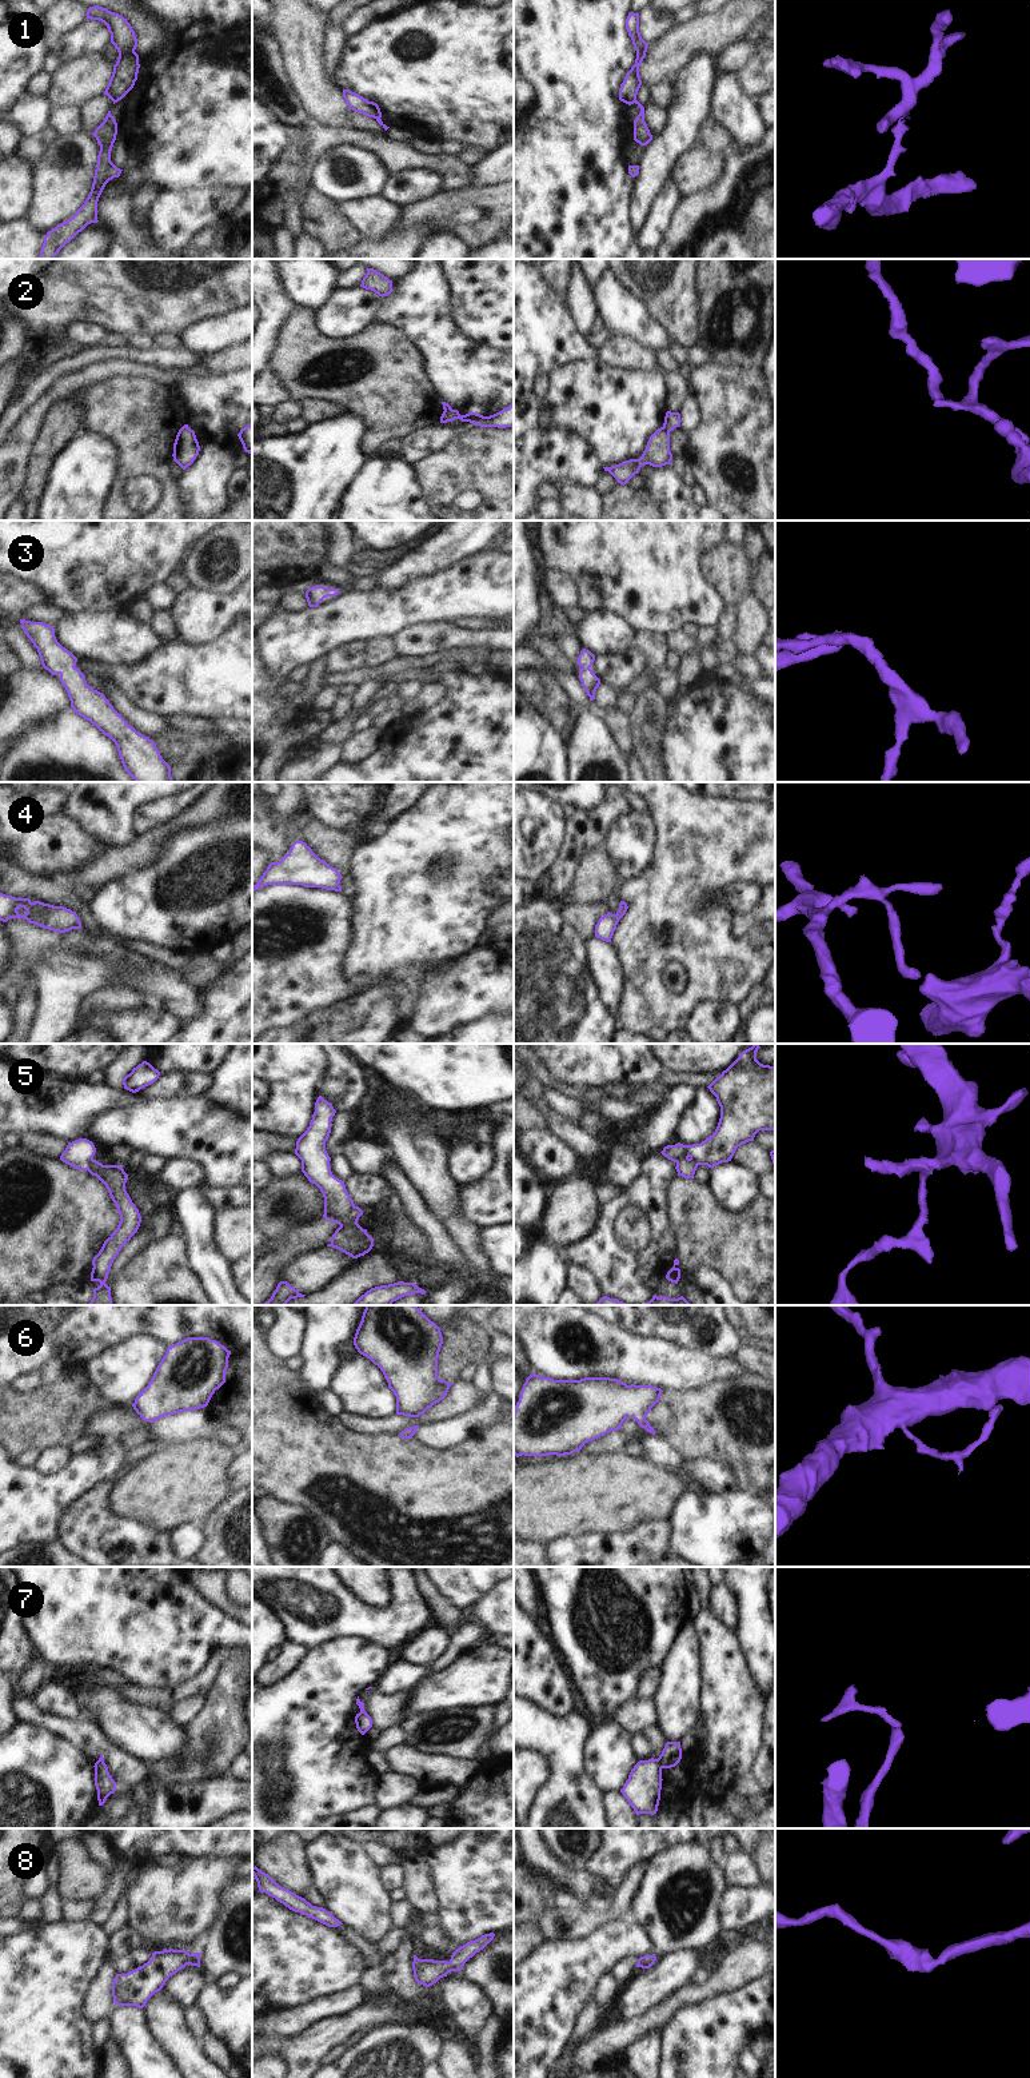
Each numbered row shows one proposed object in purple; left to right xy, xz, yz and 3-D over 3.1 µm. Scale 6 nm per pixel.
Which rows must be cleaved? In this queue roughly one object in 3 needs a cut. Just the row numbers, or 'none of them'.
1, 2, 5, 7

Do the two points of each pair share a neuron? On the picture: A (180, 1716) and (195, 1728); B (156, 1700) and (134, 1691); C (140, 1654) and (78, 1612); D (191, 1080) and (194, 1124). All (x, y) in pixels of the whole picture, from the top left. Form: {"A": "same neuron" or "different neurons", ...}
{"A": "different neurons", "B": "same neuron", "C": "same neuron", "D": "different neurons"}

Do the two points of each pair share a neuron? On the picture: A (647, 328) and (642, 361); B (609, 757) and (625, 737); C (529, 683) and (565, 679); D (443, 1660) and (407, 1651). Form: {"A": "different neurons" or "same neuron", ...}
{"A": "different neurons", "B": "different neurons", "C": "different neurons", "D": "different neurons"}

